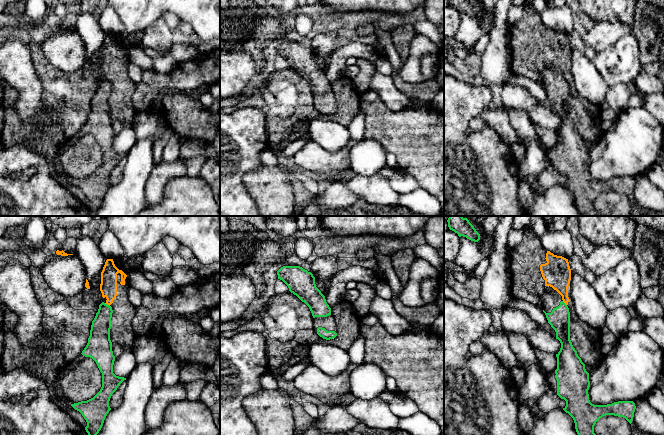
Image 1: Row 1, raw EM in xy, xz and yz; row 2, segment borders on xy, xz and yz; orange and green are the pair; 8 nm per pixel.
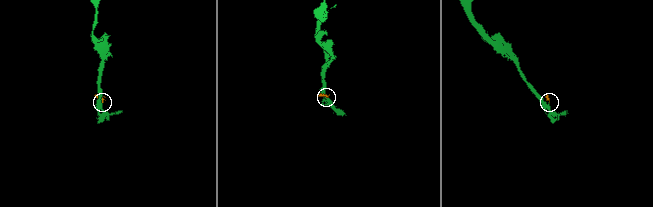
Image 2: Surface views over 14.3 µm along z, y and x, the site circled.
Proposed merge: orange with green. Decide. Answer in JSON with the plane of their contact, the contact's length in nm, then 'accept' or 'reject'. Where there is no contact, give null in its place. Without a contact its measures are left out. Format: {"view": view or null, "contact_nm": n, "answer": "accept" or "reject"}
{"view": "xy", "contact_nm": 50, "answer": "reject"}

